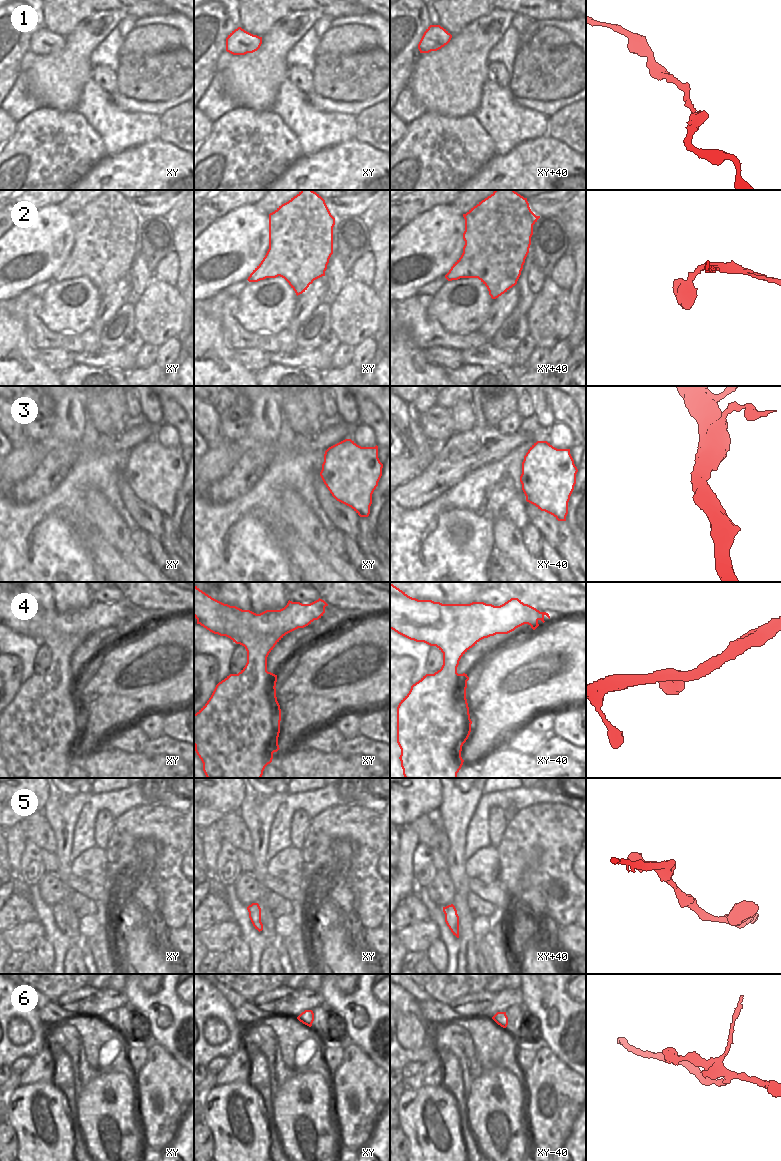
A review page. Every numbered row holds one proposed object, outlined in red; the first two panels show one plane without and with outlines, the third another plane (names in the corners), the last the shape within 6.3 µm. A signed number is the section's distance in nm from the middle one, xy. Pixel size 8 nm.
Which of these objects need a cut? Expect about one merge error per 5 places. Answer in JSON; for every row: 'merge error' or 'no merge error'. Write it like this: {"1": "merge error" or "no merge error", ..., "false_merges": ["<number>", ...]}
{"1": "no merge error", "2": "merge error", "3": "no merge error", "4": "no merge error", "5": "no merge error", "6": "no merge error", "false_merges": ["2"]}

